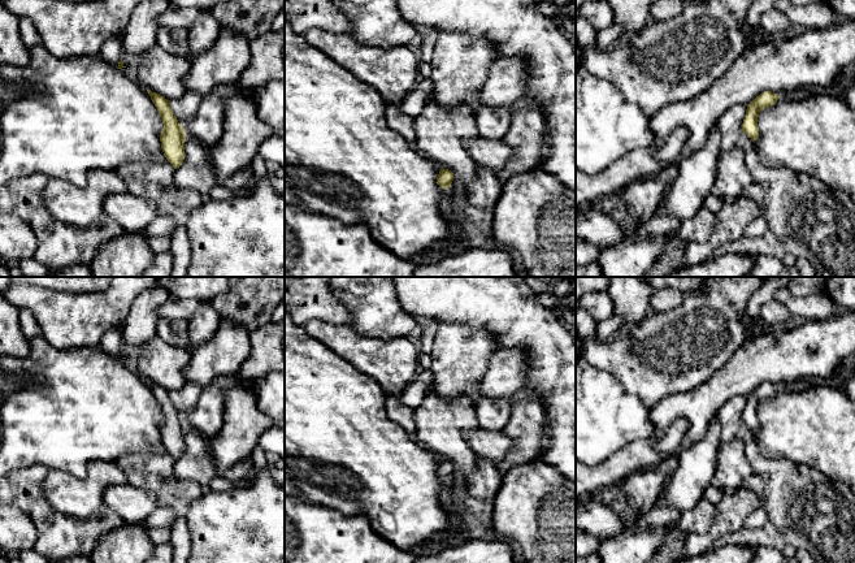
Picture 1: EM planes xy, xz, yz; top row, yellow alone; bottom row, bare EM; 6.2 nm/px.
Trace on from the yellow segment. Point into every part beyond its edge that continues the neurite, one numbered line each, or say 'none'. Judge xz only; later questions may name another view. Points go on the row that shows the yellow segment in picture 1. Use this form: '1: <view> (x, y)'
none

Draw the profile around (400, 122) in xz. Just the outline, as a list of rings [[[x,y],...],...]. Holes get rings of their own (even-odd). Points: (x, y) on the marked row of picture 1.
[[[400,103],[386,105],[386,122],[390,129],[399,133],[403,138],[413,140],[415,134],[415,118],[403,113]]]

